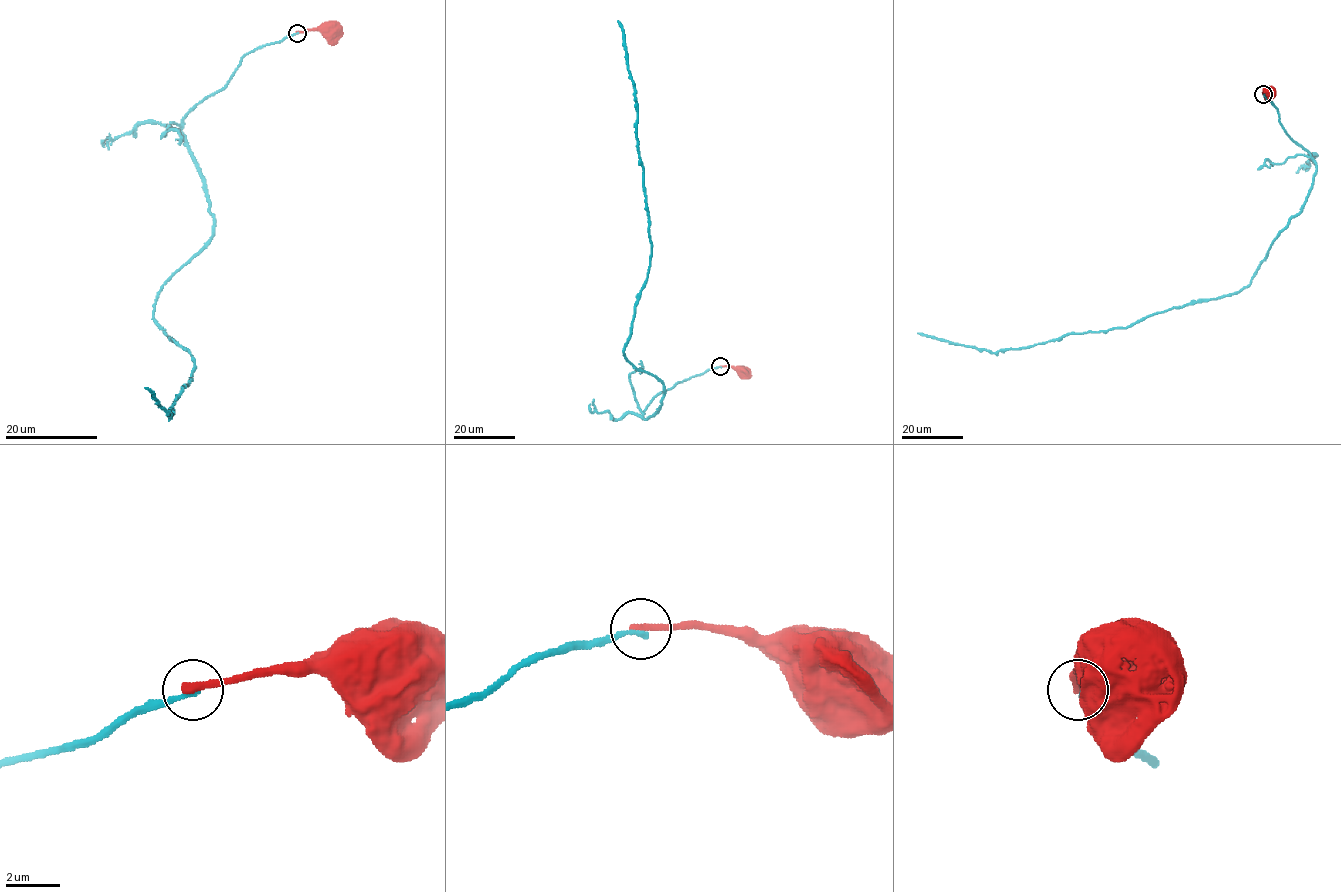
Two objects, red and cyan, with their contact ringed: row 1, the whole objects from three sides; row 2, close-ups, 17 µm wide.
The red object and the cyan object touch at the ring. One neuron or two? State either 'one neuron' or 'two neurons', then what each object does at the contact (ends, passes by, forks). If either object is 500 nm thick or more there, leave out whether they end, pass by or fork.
two neurons | red ends | cyan ends

